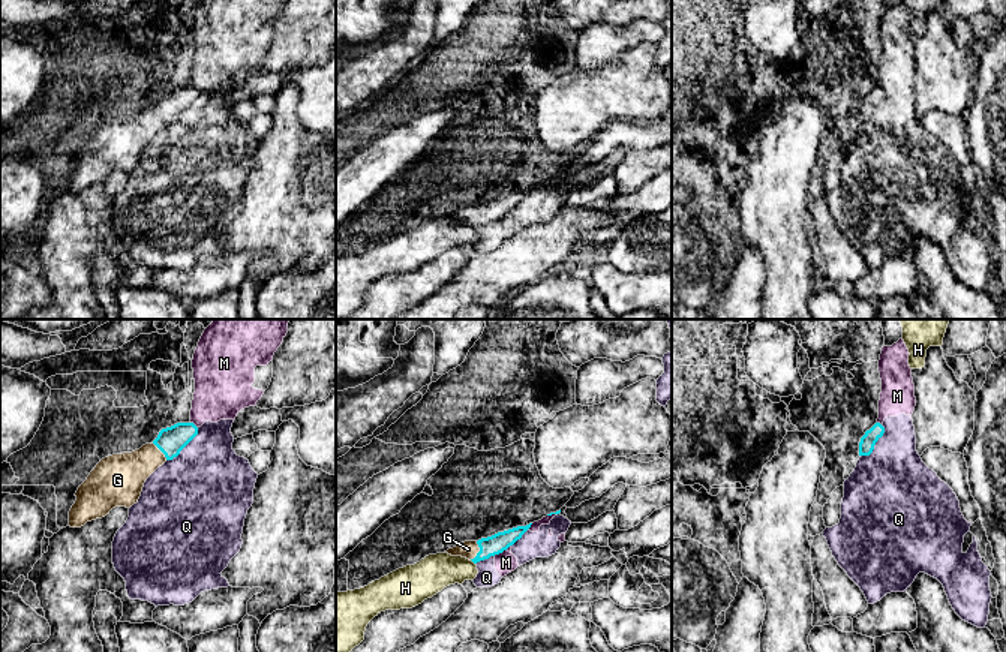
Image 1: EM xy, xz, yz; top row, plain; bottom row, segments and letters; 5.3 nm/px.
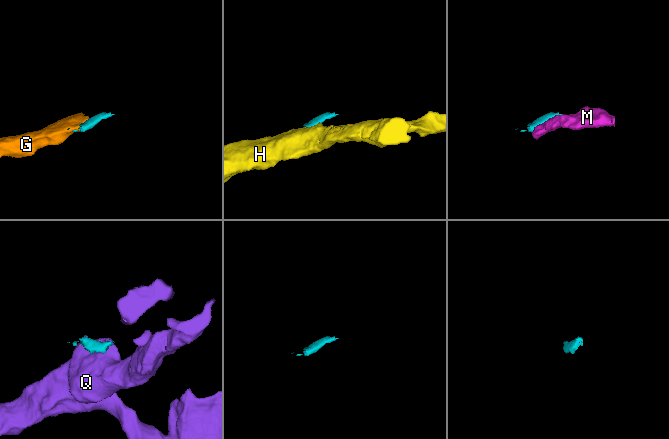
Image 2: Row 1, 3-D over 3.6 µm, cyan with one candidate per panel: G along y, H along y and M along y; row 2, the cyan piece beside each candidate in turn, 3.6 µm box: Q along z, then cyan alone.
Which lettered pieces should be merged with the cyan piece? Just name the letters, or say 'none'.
G

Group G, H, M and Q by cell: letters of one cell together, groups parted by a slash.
G / H / M Q

